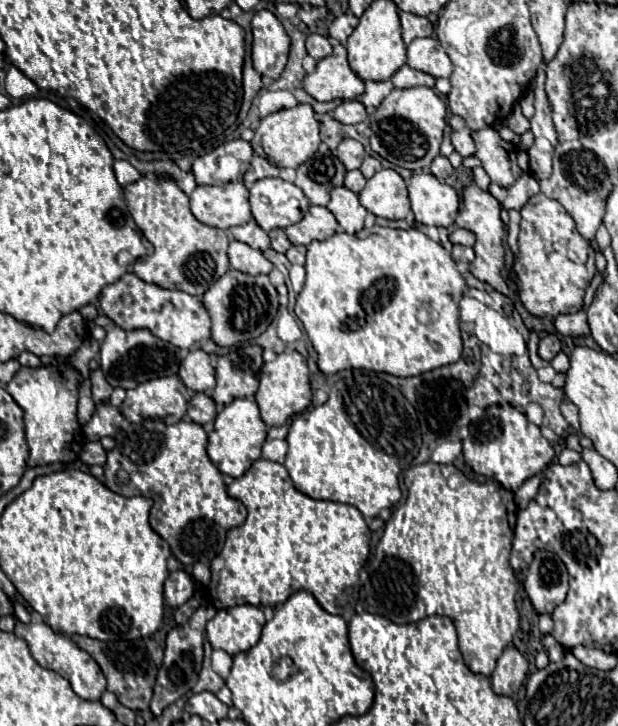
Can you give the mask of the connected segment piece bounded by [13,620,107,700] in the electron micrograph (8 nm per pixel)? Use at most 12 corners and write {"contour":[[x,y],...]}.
{"contour":[[15,622],[35,662],[59,672],[75,694],[99,700],[99,664],[45,622]]}

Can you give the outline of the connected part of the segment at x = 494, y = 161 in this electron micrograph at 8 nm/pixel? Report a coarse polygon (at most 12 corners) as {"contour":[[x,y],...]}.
{"contour":[[493,126],[471,136],[491,182],[515,182],[511,154]]}

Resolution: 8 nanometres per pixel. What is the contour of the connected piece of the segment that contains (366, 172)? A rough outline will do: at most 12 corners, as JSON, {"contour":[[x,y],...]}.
{"contour":[[369,156],[361,164],[361,174],[371,178],[379,168],[379,160]]}

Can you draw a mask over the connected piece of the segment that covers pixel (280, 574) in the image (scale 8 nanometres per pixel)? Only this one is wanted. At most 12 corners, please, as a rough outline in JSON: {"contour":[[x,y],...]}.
{"contour":[[265,458],[227,490],[217,610],[307,590],[353,612],[371,532]]}

